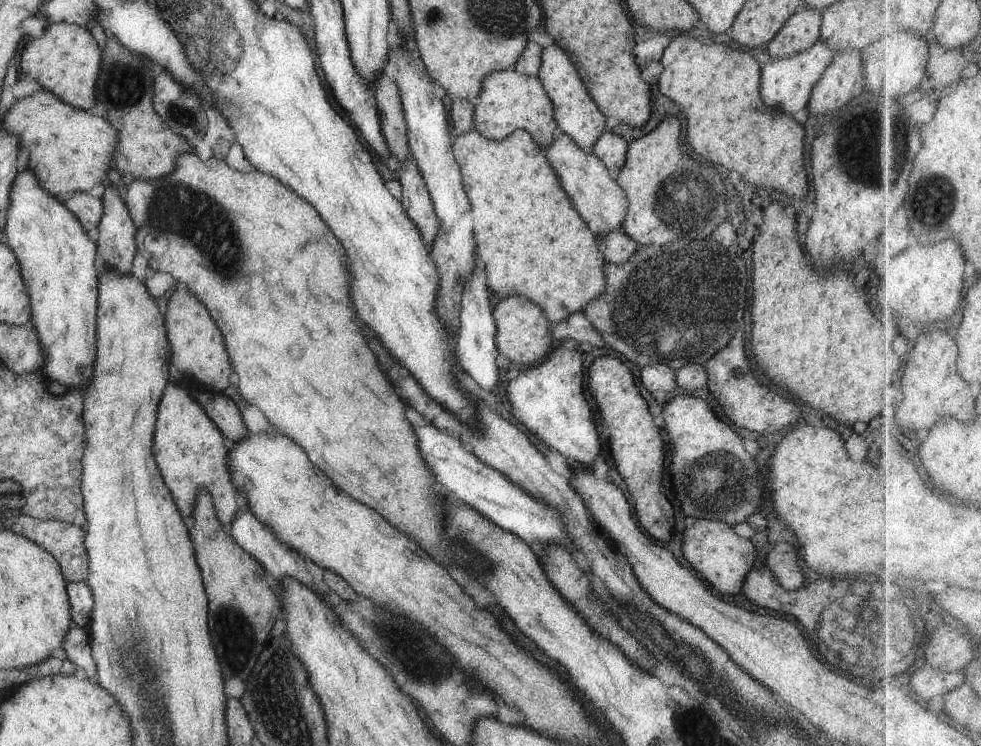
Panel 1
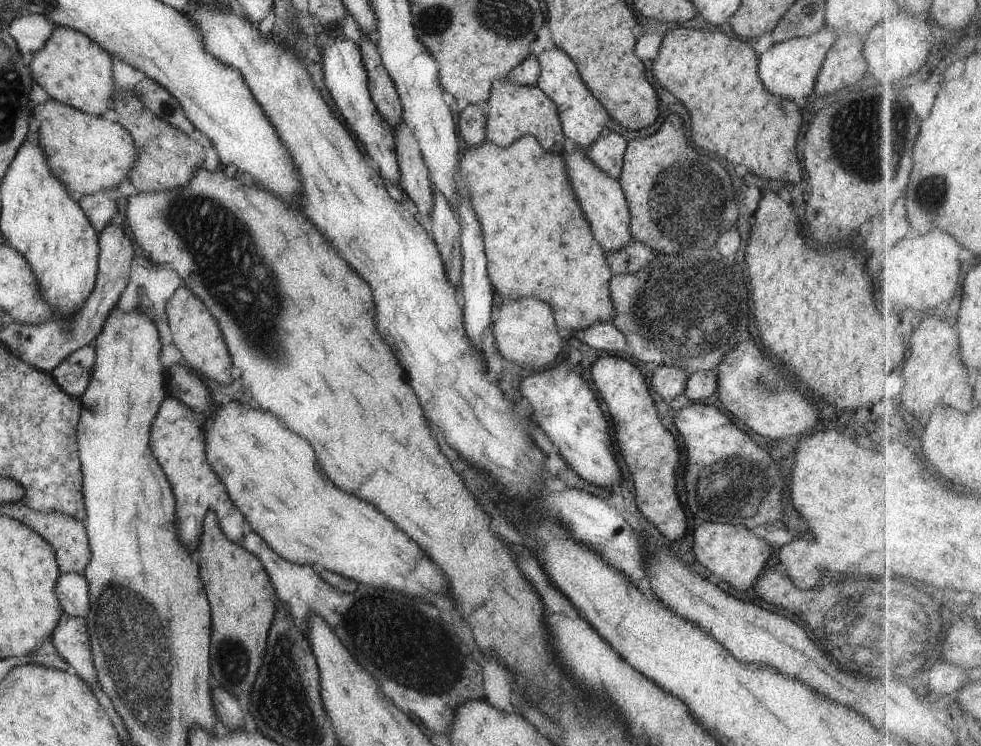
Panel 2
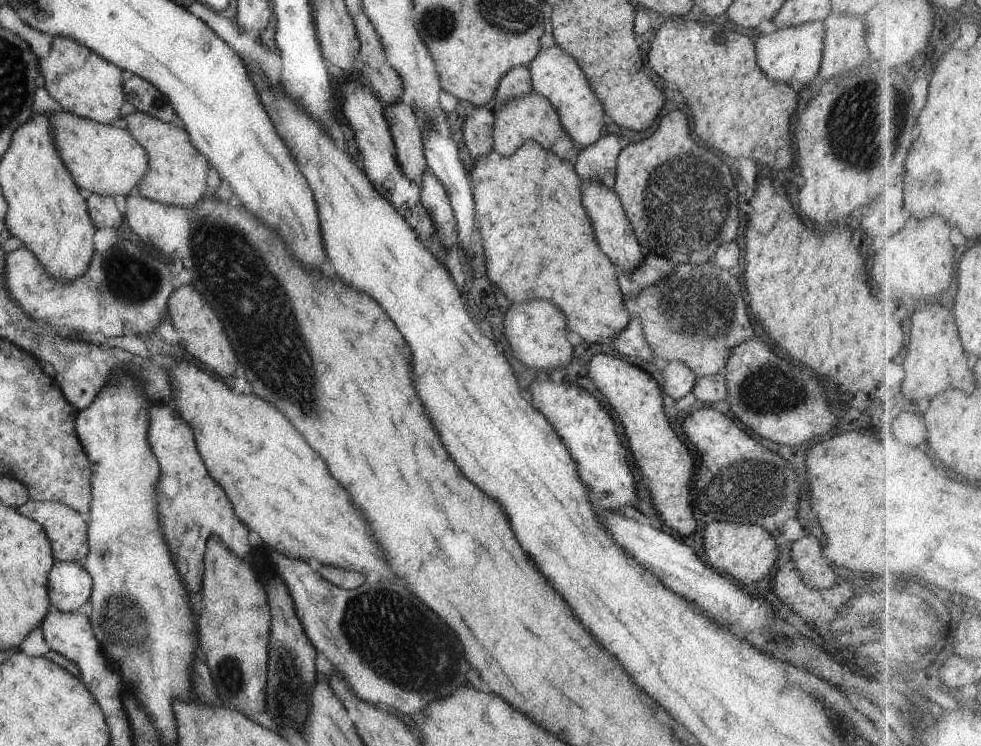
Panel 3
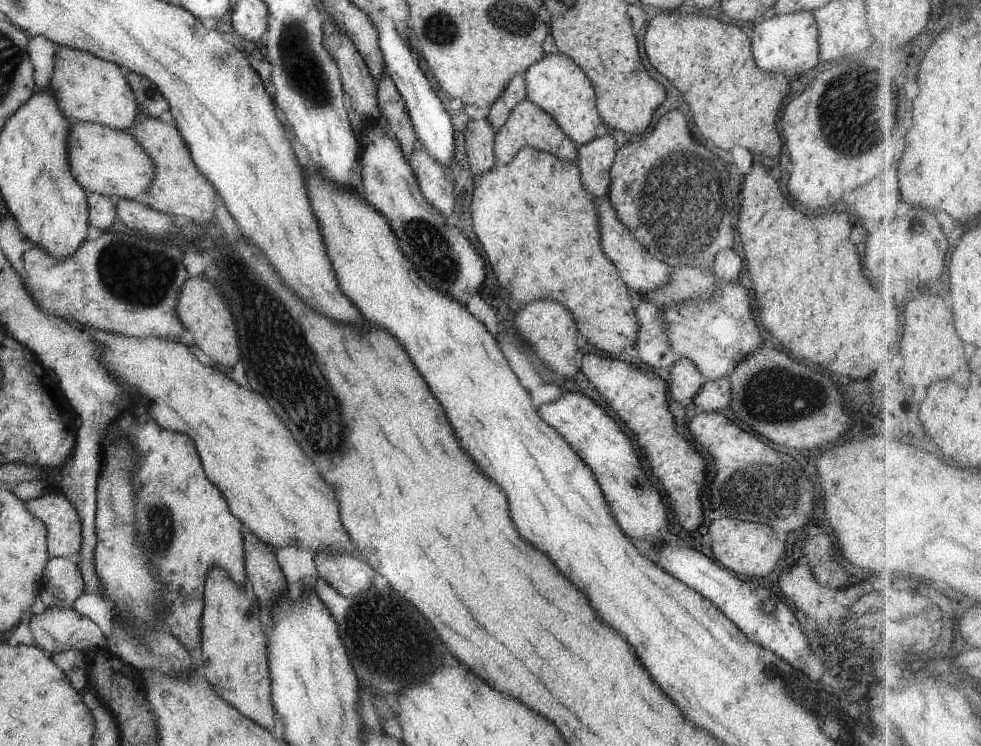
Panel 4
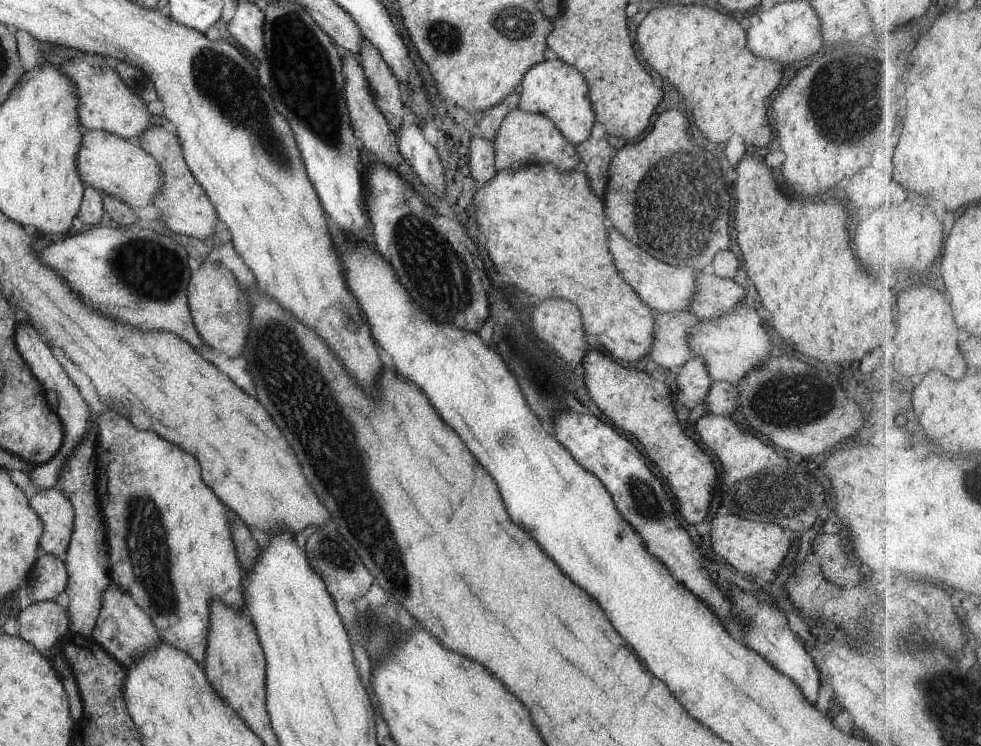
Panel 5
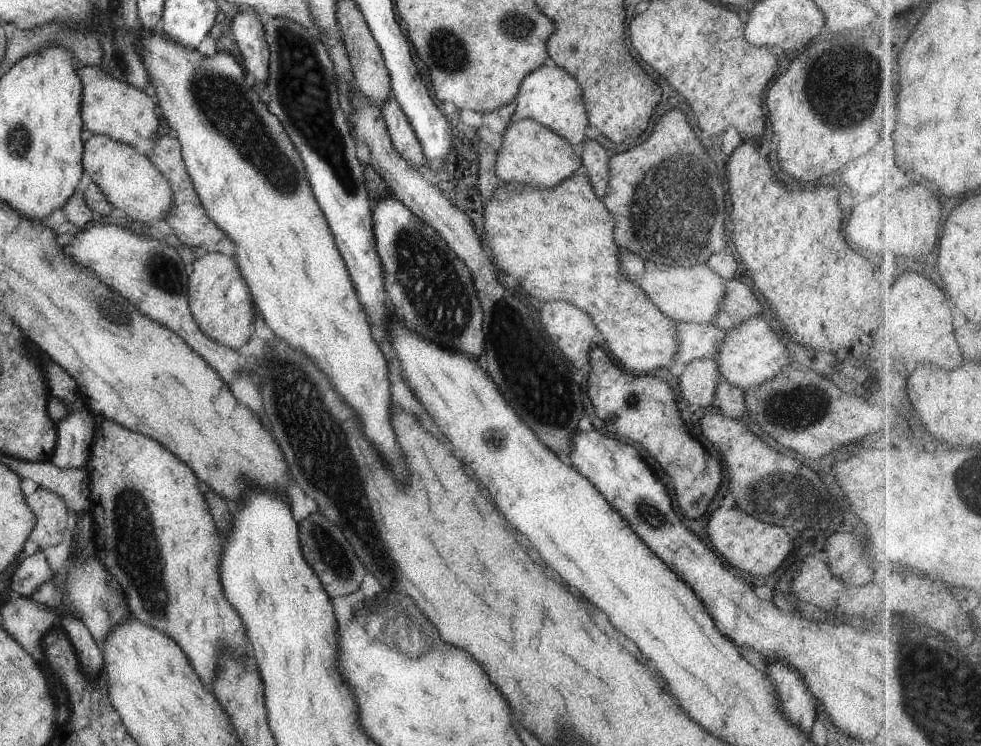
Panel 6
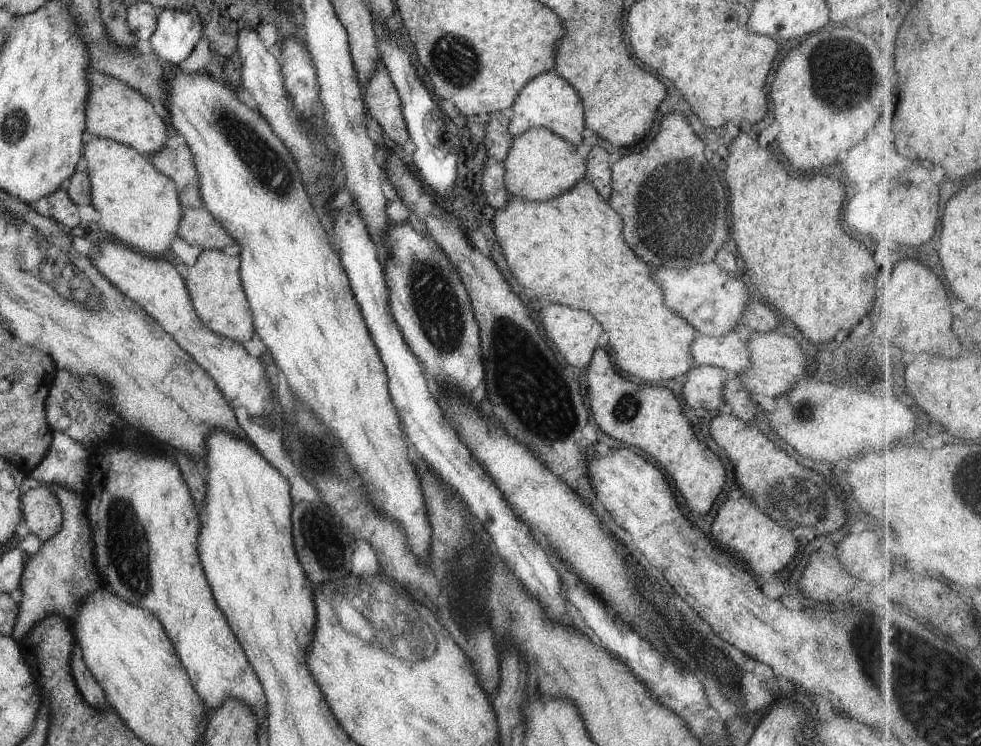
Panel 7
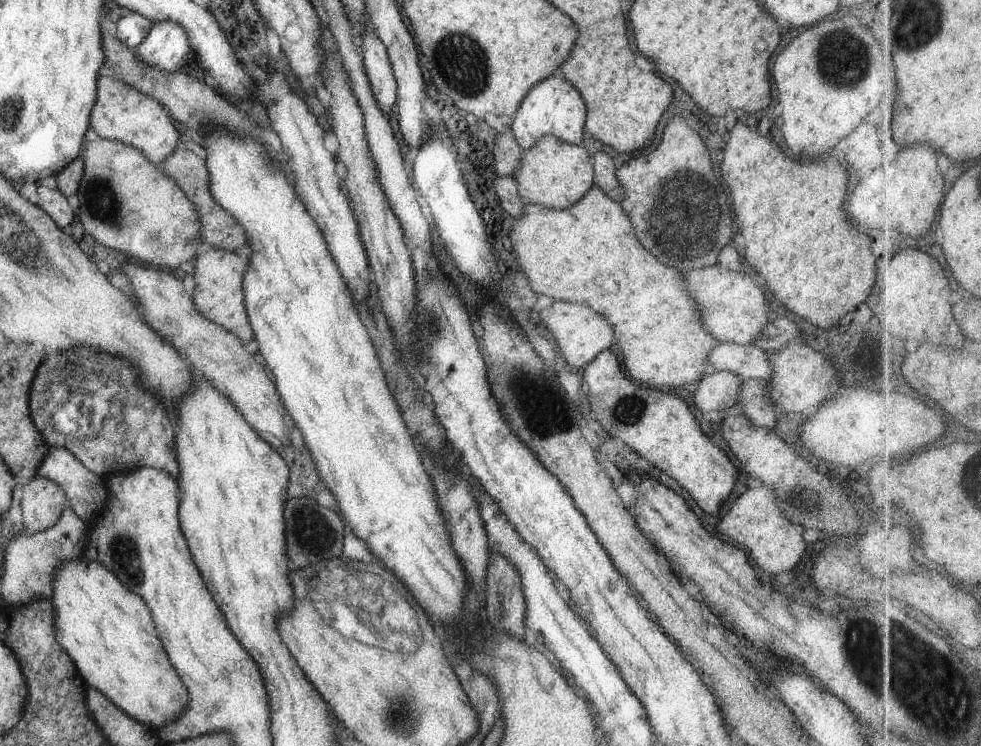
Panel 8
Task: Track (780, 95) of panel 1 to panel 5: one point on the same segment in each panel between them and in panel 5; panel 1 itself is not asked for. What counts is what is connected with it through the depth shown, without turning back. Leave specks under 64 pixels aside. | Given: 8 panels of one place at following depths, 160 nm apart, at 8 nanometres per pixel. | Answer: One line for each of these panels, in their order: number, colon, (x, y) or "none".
2: (789, 69)
3: (792, 54)
4: (787, 44)
5: (790, 31)

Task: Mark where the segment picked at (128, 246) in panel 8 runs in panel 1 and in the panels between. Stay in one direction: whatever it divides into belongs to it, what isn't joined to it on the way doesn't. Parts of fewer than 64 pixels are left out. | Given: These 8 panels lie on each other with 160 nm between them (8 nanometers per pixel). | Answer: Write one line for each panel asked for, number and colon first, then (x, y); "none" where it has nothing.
1: (67, 148)
2: (90, 154)
3: (104, 159)
4: (109, 162)
5: (119, 167)
6: (130, 181)
7: (139, 206)

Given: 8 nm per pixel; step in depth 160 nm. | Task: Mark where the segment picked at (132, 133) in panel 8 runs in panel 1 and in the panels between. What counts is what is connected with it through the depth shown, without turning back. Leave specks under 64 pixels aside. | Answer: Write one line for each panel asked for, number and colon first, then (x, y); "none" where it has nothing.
1: (66, 59)
2: (75, 71)
3: (80, 82)
4: (88, 89)
5: (105, 102)
6: (109, 107)
7: (114, 110)

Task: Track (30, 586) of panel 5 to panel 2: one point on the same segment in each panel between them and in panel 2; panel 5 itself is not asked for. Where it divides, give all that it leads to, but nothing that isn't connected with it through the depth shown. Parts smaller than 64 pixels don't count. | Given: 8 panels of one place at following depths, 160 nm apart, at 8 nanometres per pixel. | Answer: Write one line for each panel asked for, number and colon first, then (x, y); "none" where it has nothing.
2: (72, 589)
3: (70, 586)
4: (62, 582)

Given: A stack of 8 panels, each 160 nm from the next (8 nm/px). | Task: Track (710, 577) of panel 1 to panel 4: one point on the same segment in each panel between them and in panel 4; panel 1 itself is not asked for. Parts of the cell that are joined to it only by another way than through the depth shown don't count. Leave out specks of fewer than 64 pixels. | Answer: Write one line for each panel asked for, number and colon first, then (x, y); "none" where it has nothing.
2: (735, 554)
3: (746, 554)
4: (750, 550)

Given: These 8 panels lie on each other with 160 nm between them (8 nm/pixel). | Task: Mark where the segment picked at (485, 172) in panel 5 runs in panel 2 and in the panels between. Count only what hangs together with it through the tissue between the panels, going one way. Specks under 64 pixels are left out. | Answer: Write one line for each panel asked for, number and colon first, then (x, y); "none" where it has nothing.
2: (471, 123)
3: (478, 127)
4: (480, 135)

